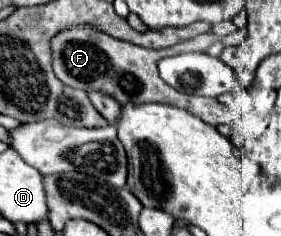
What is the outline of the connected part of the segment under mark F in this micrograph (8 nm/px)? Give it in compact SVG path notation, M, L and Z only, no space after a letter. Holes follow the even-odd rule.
M80 24L80 26L60 30L50 40L50 50L52 50L54 74L70 88L78 88L84 92L92 92L92 90L102 92L102 94L112 96L118 104L150 104L150 102L170 104L170 106L192 112L194 116L198 116L210 126L218 126L218 124L232 124L228 106L220 104L216 98L182 94L170 88L168 84L164 84L164 80L158 74L158 60L166 56L176 56L180 52L206 52L214 42L216 42L214 32L206 32L166 50L148 50L148 48L118 40L114 36L108 36L90 24ZM104 58L106 58L106 70L104 70Z

